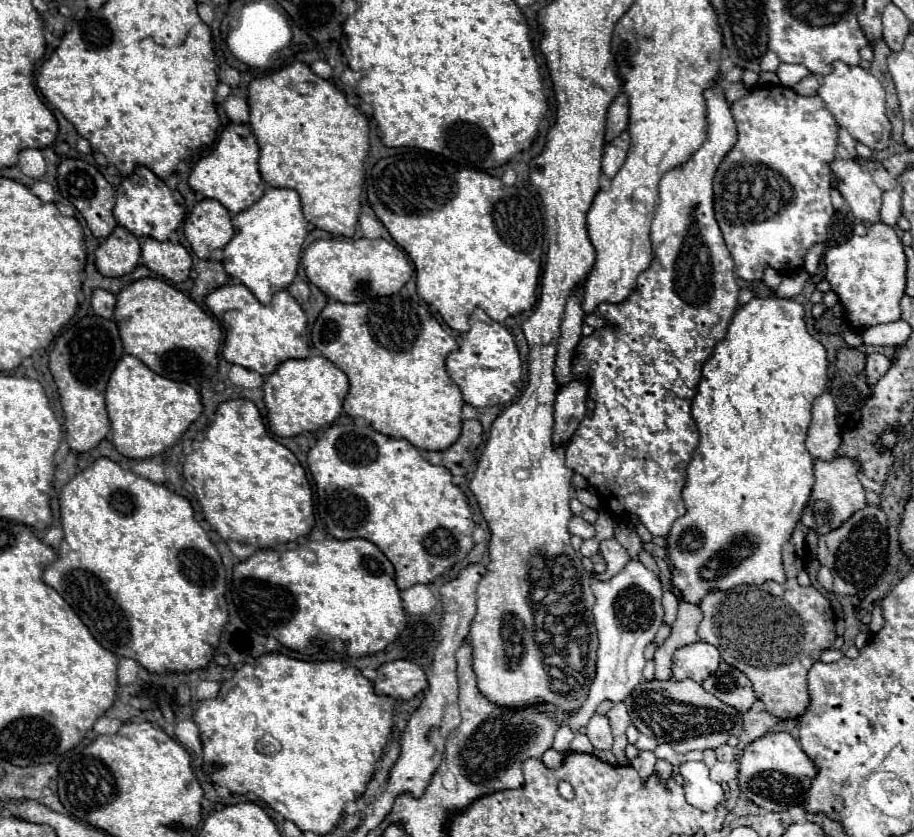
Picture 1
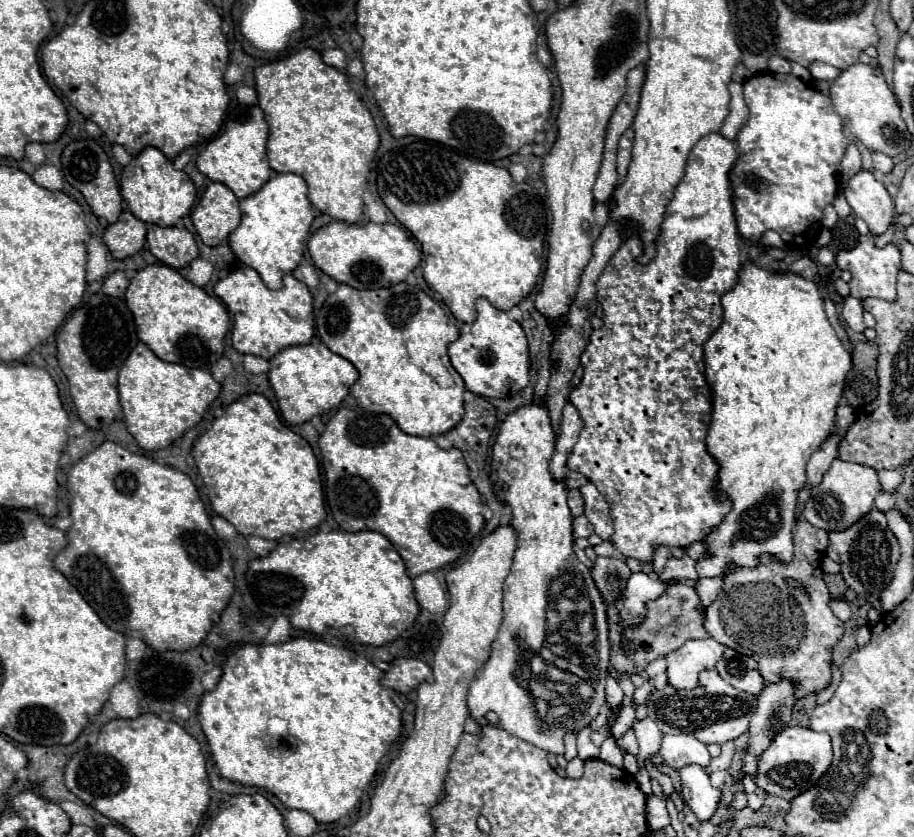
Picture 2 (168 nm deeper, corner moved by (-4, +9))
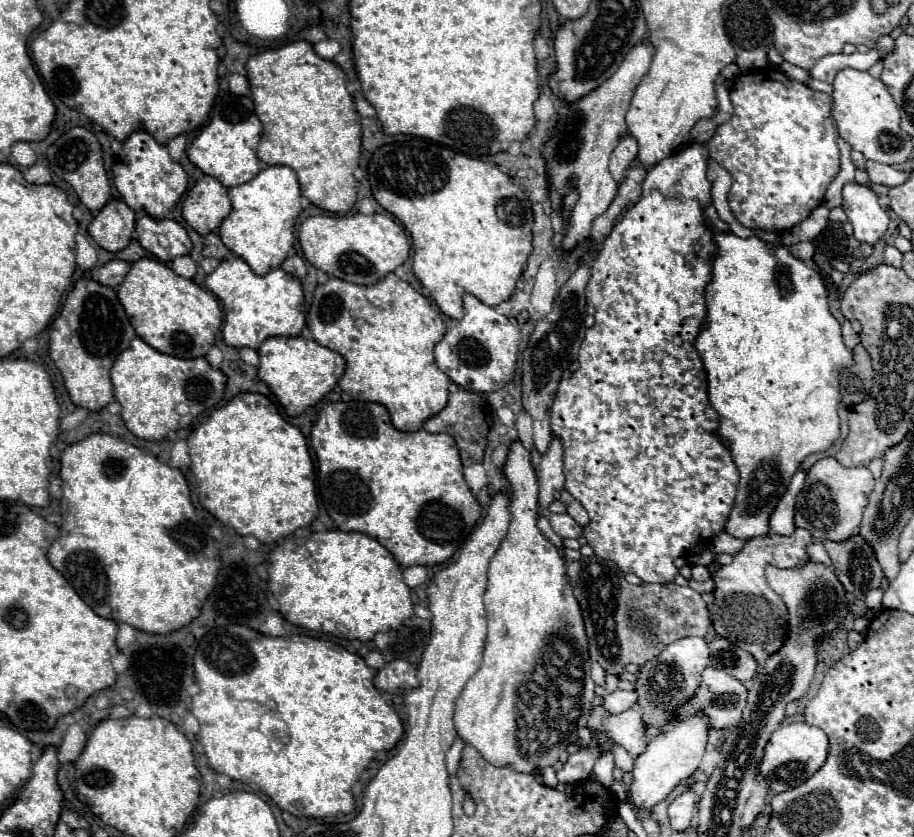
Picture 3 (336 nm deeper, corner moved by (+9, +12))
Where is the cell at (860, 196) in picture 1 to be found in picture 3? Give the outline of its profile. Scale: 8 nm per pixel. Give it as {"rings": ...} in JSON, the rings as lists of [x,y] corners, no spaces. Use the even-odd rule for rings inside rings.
{"rings":[[[847,183],[843,187],[843,209],[853,225],[853,235],[859,243],[875,245],[883,239],[889,227],[889,215],[879,205],[877,195],[869,187]]]}

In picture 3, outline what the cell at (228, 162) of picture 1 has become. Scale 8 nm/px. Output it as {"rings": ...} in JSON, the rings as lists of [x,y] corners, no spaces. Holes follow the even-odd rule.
{"rings":[[[223,95],[211,113],[211,121],[201,129],[201,133],[189,145],[189,159],[203,173],[217,177],[225,187],[237,187],[251,181],[259,173],[257,145],[263,135],[263,125],[255,115],[251,97]]]}

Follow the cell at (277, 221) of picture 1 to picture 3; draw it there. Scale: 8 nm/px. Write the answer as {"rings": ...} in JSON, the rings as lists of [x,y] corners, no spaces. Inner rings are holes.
{"rings":[[[285,165],[265,167],[249,183],[229,189],[229,197],[231,213],[219,227],[221,241],[227,245],[227,249],[245,259],[257,275],[277,269],[295,243],[293,227],[301,213],[301,189],[297,183],[297,173]]]}

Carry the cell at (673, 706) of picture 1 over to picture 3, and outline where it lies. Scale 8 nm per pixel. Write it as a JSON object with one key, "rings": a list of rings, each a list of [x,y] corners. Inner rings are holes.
{"rings":[[[707,667],[703,673],[701,687],[697,689],[697,695],[677,711],[677,719],[683,721],[685,715],[703,709],[713,729],[727,729],[739,725],[745,703],[747,689],[739,679],[715,667]]]}

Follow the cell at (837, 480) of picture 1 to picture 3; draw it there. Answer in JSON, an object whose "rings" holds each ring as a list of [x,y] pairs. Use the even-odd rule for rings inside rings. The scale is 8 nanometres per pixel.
{"rings":[[[835,457],[817,461],[807,471],[805,487],[797,497],[795,525],[807,529],[819,541],[847,541],[851,535],[857,533],[873,485],[875,479],[867,467],[843,467]]]}

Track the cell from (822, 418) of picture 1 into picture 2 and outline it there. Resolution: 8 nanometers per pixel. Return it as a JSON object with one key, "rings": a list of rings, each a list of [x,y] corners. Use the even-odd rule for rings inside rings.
{"rings":[[[832,432],[828,436],[828,440],[824,440],[824,444],[810,456],[808,466],[806,466],[806,474],[808,474],[808,486],[804,490],[800,490],[800,500],[798,500],[798,514],[804,506],[804,502],[810,498],[810,490],[820,484],[824,472],[830,468],[832,460],[838,456],[838,446],[840,446],[840,436],[838,432]]]}

